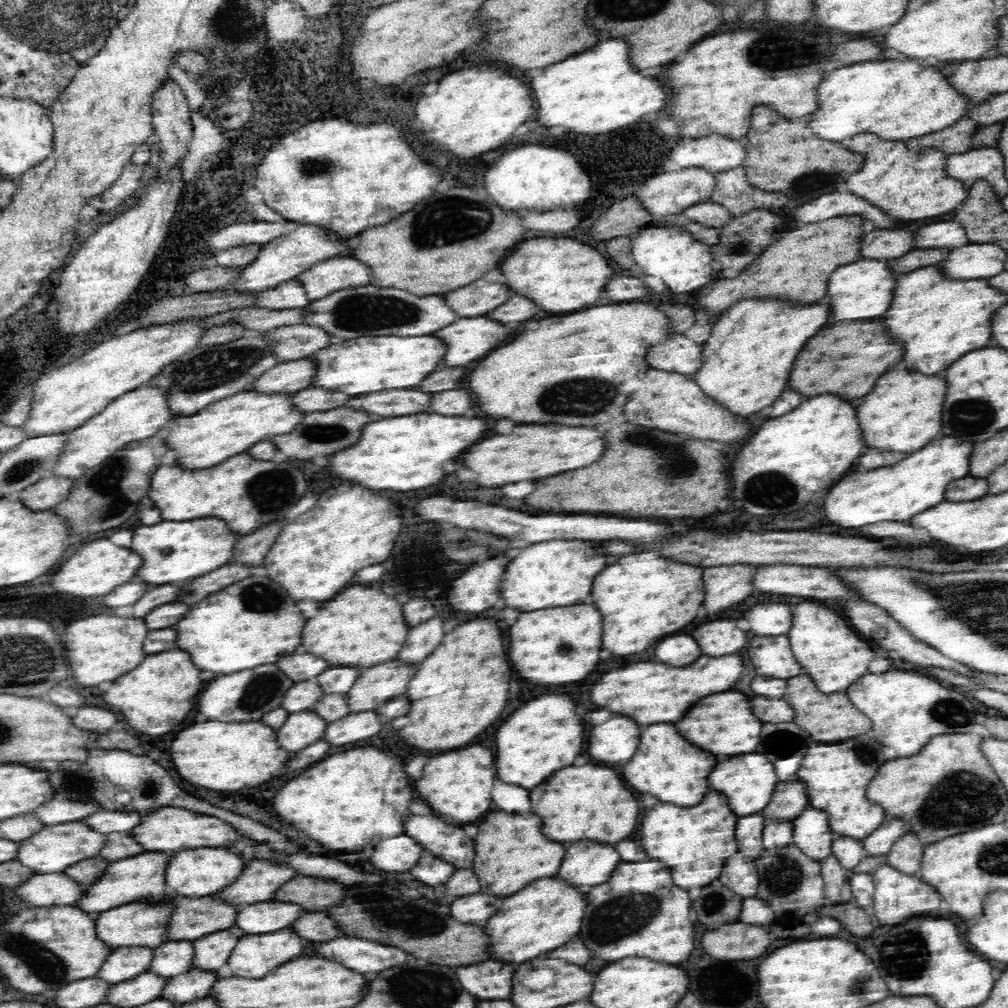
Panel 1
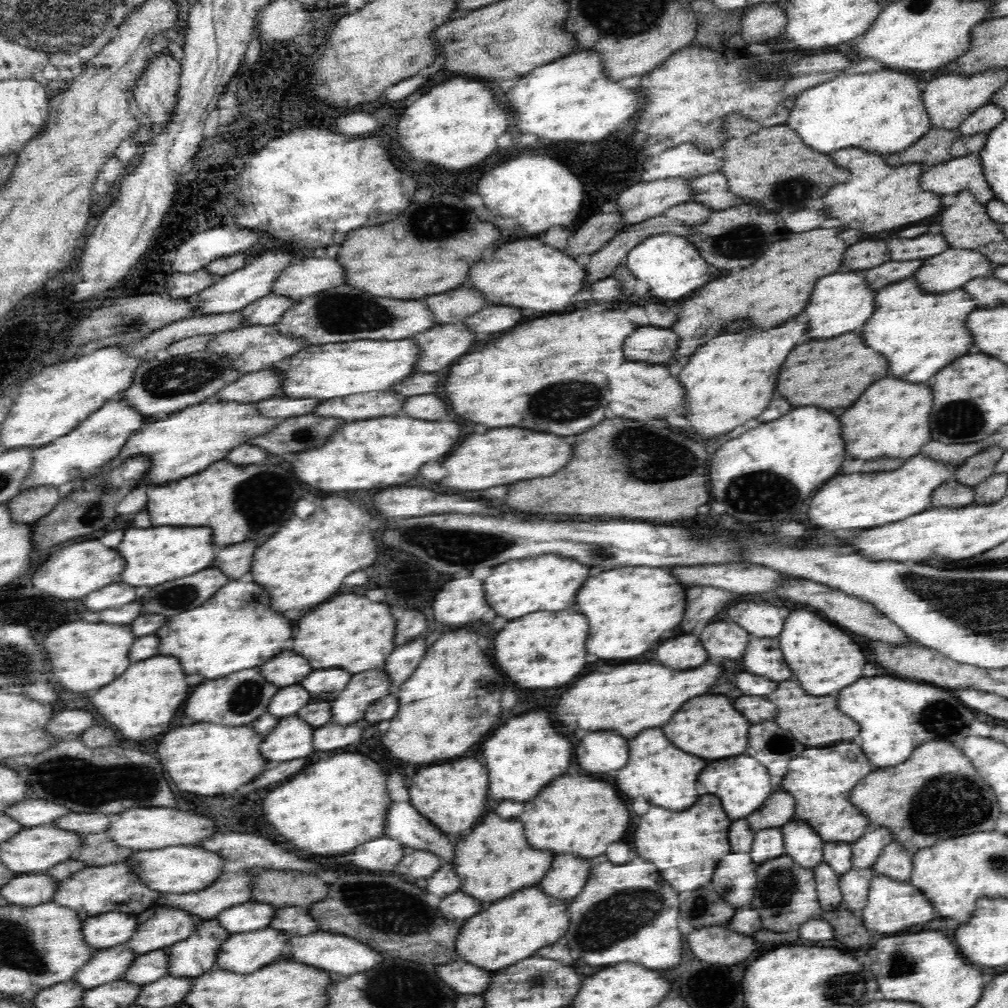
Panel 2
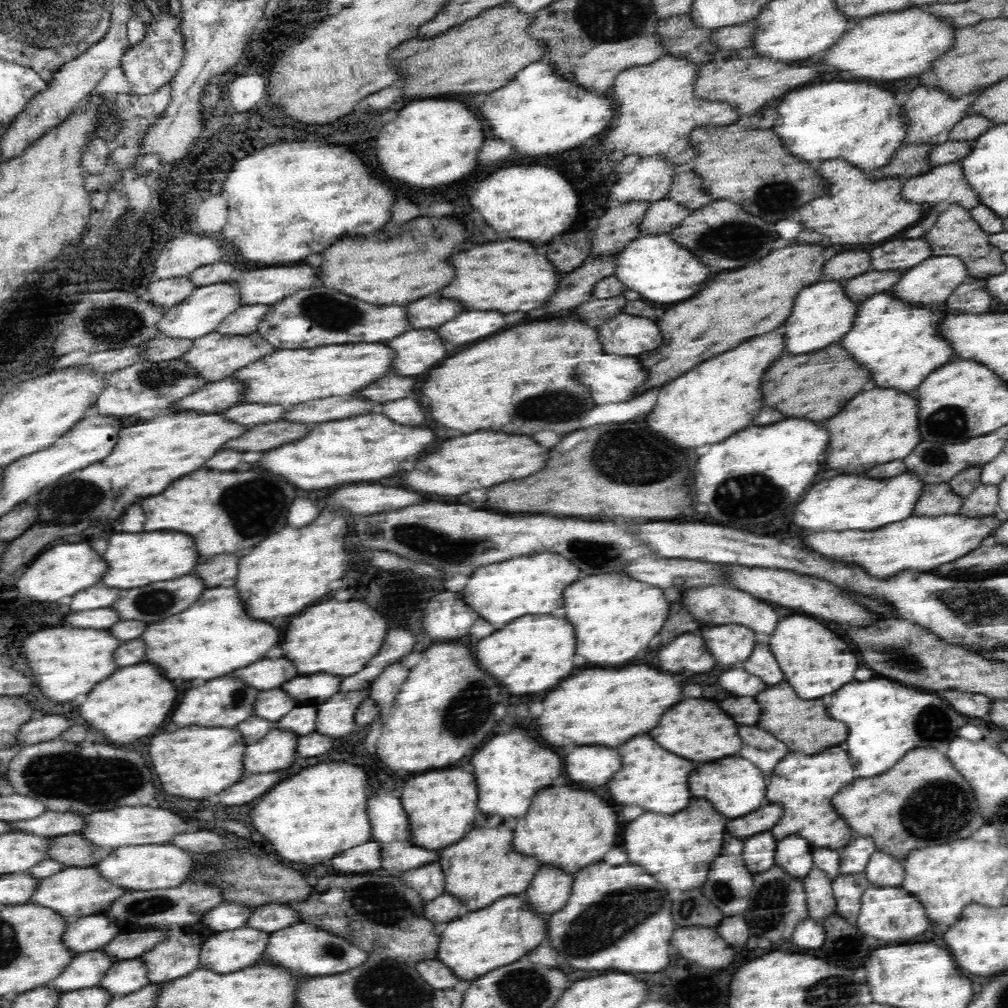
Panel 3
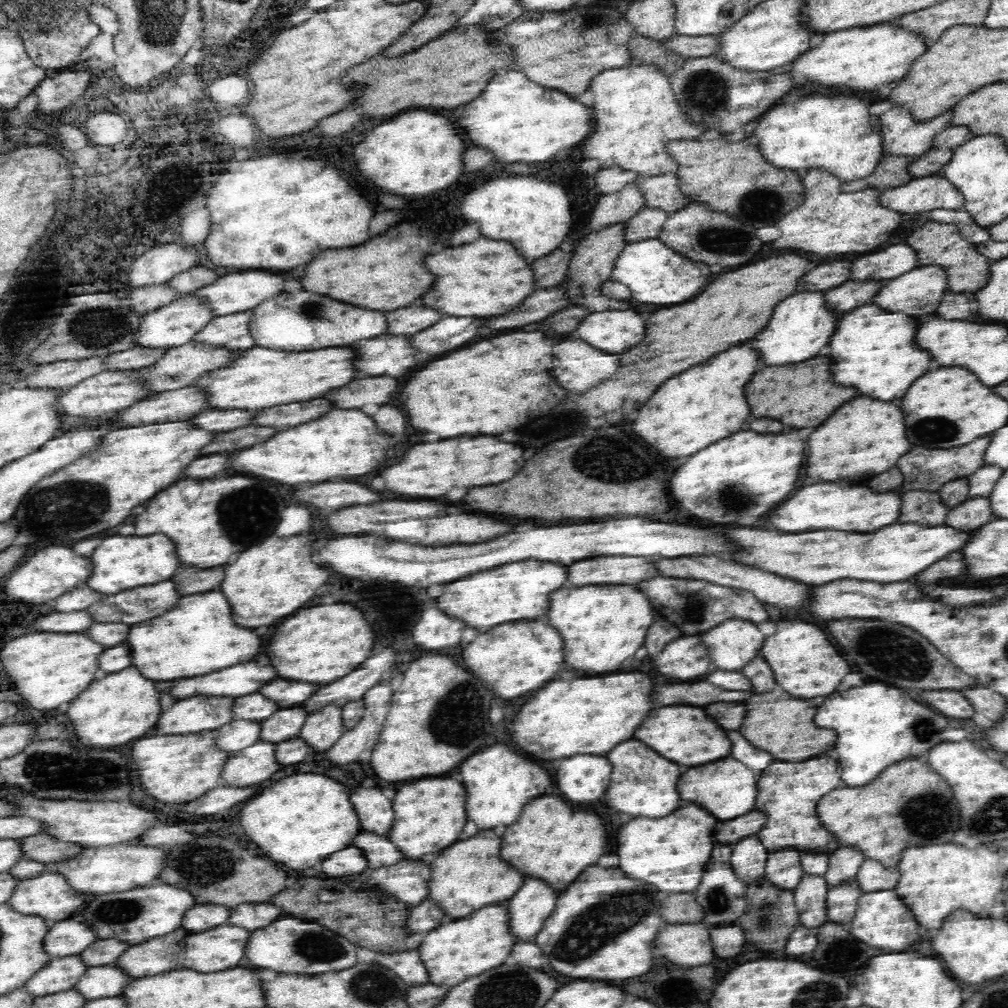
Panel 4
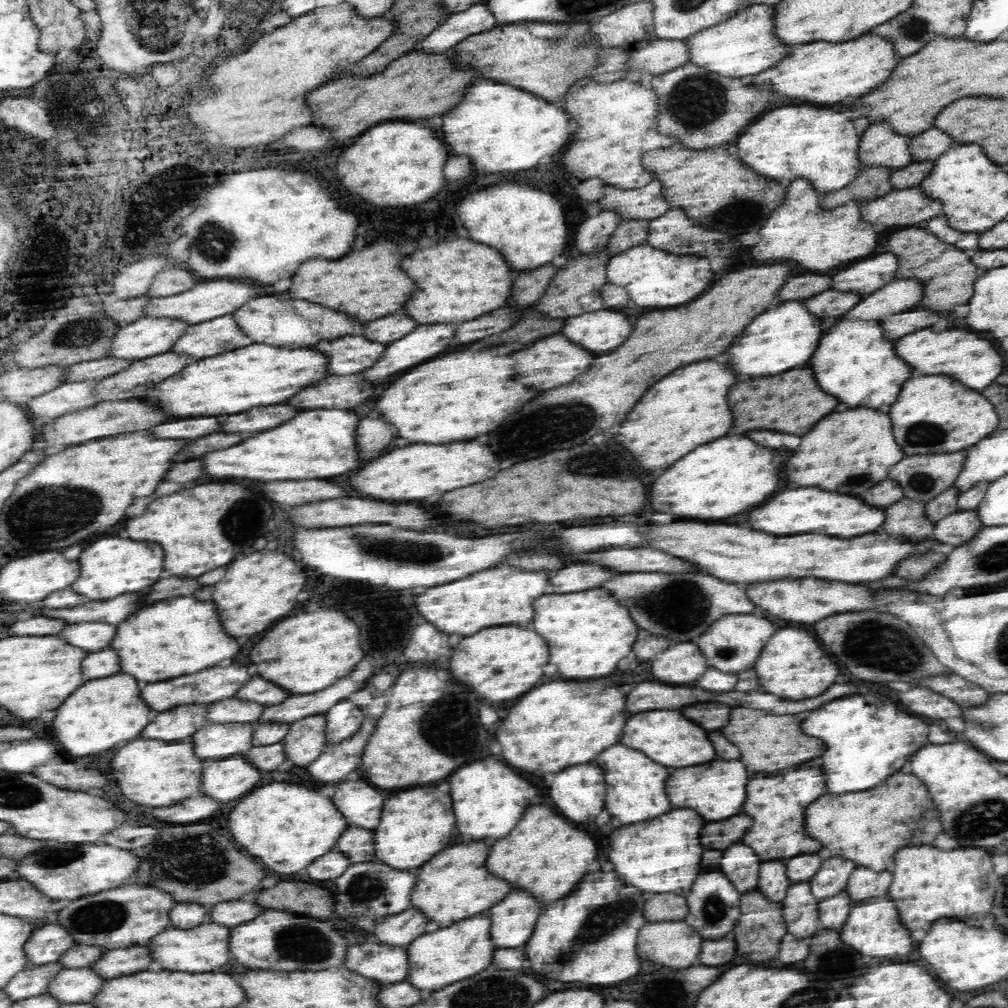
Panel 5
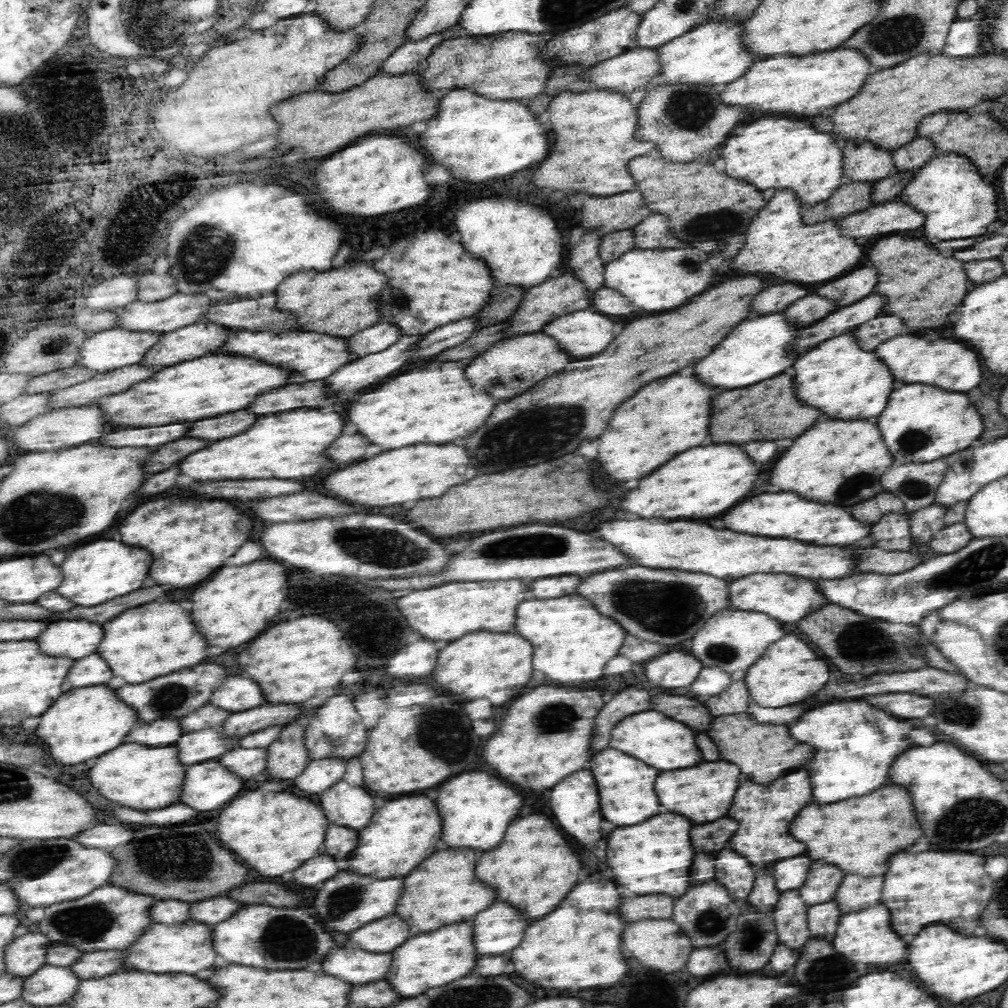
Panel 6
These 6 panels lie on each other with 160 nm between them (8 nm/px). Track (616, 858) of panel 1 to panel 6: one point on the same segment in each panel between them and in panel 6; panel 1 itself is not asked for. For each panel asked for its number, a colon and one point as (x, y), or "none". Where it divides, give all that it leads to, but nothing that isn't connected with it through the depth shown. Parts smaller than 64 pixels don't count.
2: (564, 880)
3: (548, 892)
4: (530, 906)
5: (512, 919)
6: (497, 930)

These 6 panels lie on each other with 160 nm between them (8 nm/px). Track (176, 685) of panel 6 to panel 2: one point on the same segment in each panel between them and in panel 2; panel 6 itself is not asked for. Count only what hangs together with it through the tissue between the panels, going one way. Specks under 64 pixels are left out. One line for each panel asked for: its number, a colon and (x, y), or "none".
2: (285, 669)
3: (265, 674)
4: (240, 680)
5: (209, 686)

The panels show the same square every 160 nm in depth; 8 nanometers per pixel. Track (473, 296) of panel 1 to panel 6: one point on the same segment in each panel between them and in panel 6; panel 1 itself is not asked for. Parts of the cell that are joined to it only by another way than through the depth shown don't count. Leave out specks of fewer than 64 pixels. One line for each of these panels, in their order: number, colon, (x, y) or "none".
2: (453, 306)
3: (430, 312)
4: (410, 320)
5: (386, 330)
6: (379, 337)

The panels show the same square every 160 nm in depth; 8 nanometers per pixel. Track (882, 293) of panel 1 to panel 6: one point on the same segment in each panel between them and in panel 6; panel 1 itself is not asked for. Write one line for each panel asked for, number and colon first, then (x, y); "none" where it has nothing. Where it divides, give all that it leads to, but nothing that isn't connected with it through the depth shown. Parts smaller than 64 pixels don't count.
2: (841, 302)
3: (823, 313)
4: (802, 324)
5: (786, 336)
6: (760, 348)

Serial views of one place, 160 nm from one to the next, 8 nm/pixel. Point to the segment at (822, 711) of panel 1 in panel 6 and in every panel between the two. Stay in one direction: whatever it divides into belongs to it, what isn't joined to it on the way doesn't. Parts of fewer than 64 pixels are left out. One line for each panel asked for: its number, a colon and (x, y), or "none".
2: (815, 722)
3: (804, 727)
4: (785, 728)
5: (768, 743)
6: (765, 753)

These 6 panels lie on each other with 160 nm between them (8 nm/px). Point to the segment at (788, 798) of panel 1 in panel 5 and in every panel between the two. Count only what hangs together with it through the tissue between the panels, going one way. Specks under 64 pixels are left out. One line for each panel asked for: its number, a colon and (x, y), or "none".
2: (779, 808)
3: (761, 820)
4: (732, 831)
5: (718, 835)

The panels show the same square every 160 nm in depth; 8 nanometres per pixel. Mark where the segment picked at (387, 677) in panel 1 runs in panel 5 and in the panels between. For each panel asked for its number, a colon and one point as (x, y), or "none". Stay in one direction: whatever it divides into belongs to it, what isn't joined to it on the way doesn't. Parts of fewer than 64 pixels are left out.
2: (364, 689)
3: (335, 718)
4: (323, 727)
5: (303, 743)

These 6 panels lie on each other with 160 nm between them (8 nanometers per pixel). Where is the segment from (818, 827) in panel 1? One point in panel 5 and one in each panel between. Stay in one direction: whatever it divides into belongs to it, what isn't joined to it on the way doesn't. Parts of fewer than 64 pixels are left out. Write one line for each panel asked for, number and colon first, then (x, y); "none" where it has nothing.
2: (801, 843)
3: (794, 855)
4: (782, 869)
5: (773, 883)

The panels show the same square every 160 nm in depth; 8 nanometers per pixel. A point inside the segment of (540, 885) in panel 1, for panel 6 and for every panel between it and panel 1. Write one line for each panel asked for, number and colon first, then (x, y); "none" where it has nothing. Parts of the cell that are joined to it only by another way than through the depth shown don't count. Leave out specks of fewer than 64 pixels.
2: (507, 931)
3: (499, 934)
4: (467, 947)
5: (437, 959)
6: (436, 958)

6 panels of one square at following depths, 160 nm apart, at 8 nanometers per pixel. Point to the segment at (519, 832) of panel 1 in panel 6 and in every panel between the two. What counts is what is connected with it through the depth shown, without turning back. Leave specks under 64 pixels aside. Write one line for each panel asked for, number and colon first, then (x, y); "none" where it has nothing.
2: (494, 861)
3: (480, 869)
4: (461, 883)
5: (454, 885)
6: (441, 890)

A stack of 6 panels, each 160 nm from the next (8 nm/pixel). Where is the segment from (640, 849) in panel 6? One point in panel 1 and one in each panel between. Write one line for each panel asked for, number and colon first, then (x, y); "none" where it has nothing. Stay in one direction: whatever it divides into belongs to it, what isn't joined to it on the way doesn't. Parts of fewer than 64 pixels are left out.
1: (694, 843)
2: (666, 839)
3: (677, 850)
4: (671, 853)
5: (663, 855)

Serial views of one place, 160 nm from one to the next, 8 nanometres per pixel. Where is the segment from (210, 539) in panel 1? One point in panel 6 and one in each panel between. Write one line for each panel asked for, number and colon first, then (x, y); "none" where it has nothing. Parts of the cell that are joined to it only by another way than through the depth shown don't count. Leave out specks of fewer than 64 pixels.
2: (153, 555)
3: (135, 560)
4: (121, 562)
5: (112, 566)
6: (106, 569)

